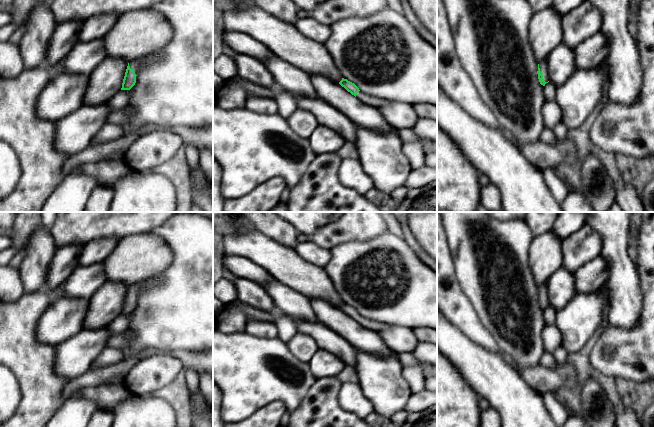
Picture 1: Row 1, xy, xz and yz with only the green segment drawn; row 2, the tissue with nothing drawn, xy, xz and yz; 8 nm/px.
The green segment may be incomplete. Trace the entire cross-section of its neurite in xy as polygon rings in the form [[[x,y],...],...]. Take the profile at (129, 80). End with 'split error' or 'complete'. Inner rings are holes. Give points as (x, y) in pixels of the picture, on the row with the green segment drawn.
[[[152,53],[148,56],[129,62],[125,72],[121,90],[130,90],[135,85],[138,71],[141,65],[146,60],[156,60],[160,57],[160,53]]]; split error

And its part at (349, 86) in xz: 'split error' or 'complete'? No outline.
split error

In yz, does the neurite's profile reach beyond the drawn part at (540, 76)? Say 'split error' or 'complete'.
split error

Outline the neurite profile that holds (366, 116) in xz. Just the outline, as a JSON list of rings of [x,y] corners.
[[[308,74],[312,80],[315,91],[320,99],[328,103],[330,106],[339,110],[347,118],[349,118],[356,126],[375,130],[381,133],[394,131],[398,133],[398,129],[394,128],[381,114],[377,107],[366,105],[357,97],[348,92],[344,87],[338,83],[331,82],[329,79],[321,75]]]

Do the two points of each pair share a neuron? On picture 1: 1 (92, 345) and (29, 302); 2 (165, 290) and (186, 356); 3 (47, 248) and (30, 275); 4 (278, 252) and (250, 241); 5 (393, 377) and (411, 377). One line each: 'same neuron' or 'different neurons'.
1: different neurons
2: different neurons
3: same neuron
4: same neuron
5: different neurons

